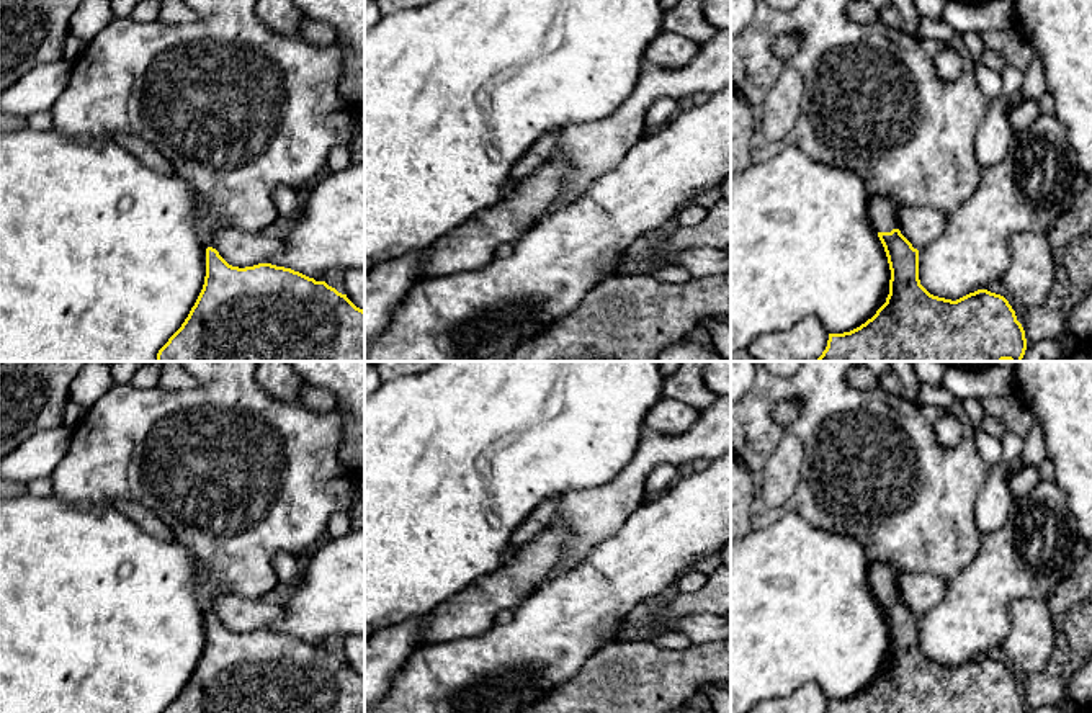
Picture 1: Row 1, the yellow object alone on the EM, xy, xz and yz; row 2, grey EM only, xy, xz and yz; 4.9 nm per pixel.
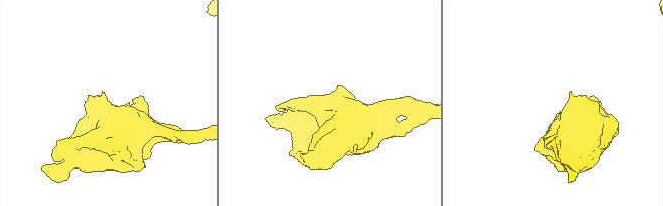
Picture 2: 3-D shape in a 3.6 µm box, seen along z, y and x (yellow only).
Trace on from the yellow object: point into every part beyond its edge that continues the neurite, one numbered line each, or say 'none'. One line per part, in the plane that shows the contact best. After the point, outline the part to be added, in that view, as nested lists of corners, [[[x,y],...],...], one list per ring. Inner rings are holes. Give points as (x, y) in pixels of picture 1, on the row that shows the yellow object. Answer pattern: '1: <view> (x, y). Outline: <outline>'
1: yz (881, 211). Outline: [[[870,196],[868,200],[870,224],[876,232],[891,232],[894,227],[897,209],[883,196]]]

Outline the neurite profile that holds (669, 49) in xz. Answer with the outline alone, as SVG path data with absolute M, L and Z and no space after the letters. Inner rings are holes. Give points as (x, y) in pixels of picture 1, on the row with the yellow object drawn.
M662 31L647 46L644 61L664 69L678 69L696 56L698 47L698 43L678 33Z

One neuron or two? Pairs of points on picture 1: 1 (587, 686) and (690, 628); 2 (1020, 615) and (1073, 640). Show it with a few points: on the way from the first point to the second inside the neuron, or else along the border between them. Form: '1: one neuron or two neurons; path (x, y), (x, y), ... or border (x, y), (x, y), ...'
1: two neurons; border (713, 640), (703, 645), (692, 645)
2: two neurons; border (1047, 600), (1055, 625), (1055, 650), (1045, 669)

